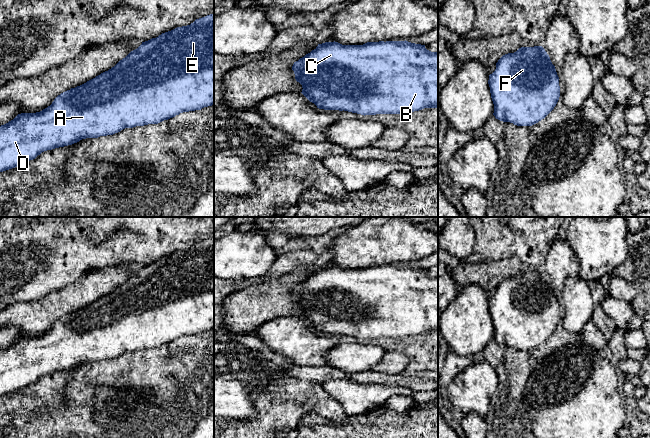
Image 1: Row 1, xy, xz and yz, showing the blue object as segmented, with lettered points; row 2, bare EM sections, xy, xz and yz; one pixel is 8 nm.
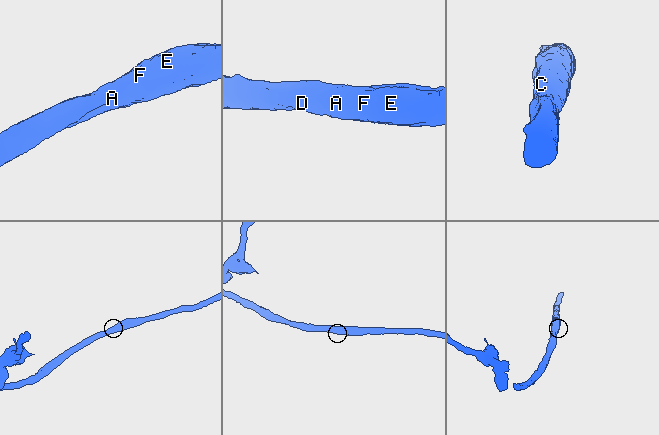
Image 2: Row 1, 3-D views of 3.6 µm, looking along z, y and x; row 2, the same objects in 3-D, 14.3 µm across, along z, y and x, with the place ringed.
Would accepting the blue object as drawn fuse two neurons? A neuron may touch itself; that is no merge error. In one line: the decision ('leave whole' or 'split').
leave whole

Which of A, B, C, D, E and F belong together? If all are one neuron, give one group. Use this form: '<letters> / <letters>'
A B C D E F

